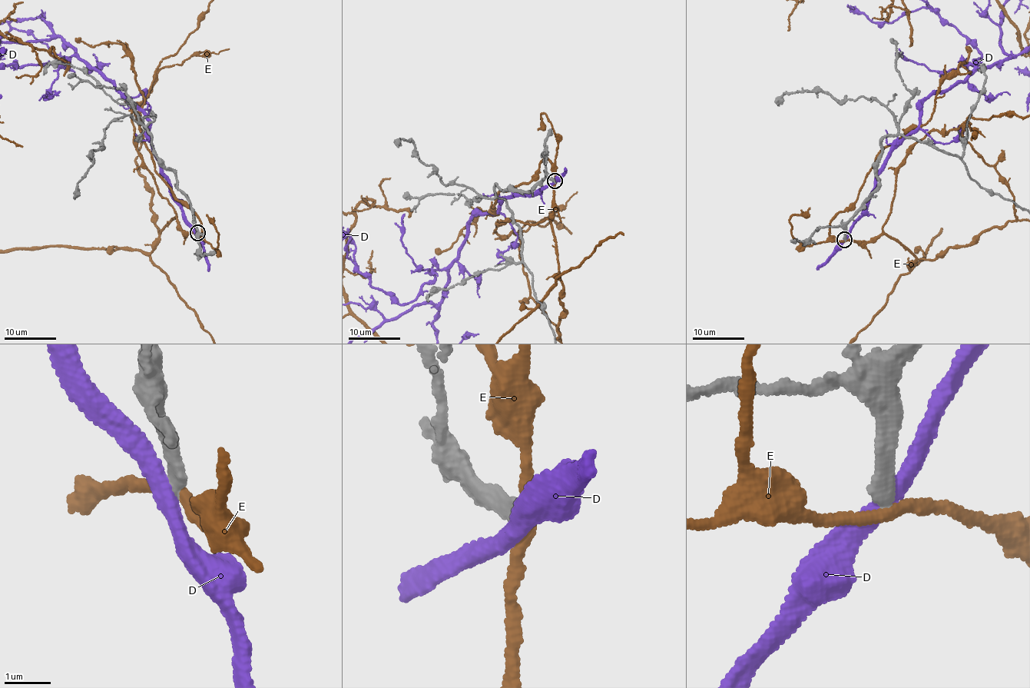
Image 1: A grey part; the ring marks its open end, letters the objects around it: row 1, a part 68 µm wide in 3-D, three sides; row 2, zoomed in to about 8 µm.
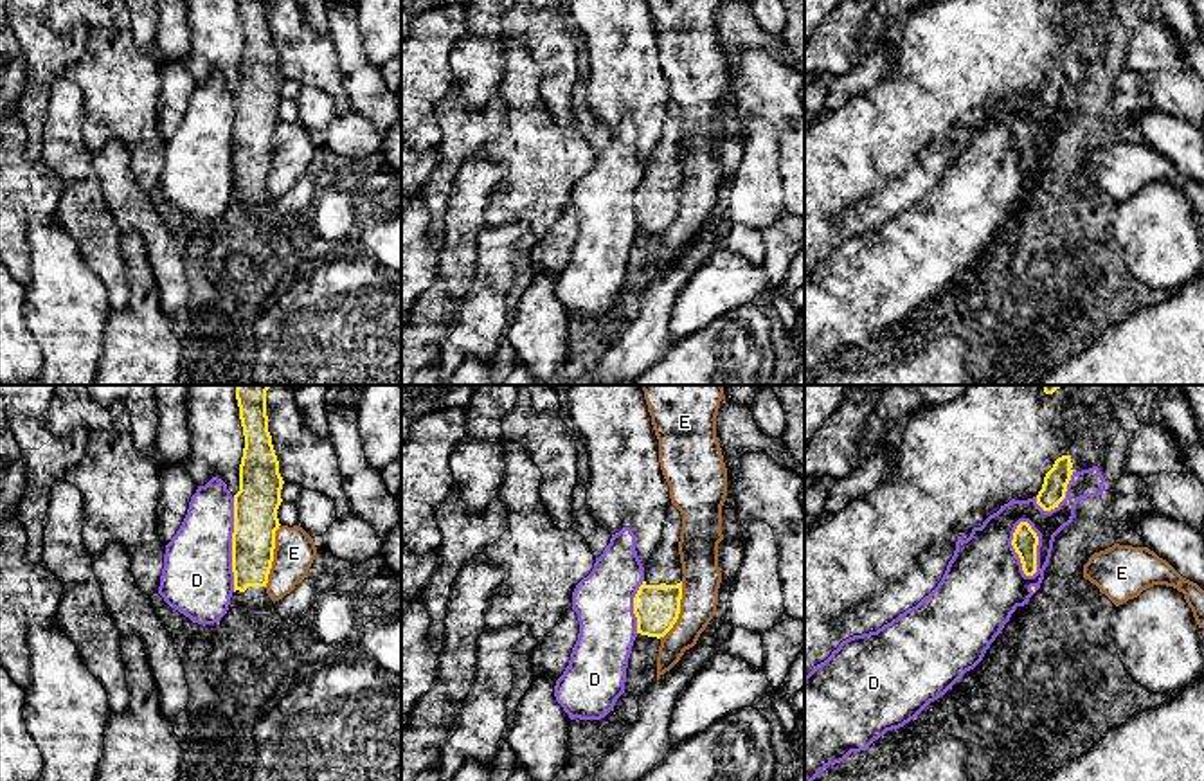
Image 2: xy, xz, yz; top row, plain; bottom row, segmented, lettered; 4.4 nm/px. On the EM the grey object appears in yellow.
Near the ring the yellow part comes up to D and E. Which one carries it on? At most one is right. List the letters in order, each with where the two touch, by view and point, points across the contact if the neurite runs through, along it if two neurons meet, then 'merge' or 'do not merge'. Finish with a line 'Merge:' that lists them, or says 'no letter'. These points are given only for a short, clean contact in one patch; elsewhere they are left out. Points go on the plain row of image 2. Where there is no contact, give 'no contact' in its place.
D: contact yz (1035, 144); do not merge
E: contact xy (272, 153); border xy (279, 121), (274, 132), (274, 157), (265, 184); do not merge
Merge: no letter

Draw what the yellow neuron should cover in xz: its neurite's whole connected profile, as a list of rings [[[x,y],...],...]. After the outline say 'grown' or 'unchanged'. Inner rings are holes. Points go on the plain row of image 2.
[[[669,101],[662,133],[646,160],[644,178],[633,194],[637,230],[641,232],[660,236],[678,216],[684,173],[678,151],[680,128],[682,112]]]; grown

